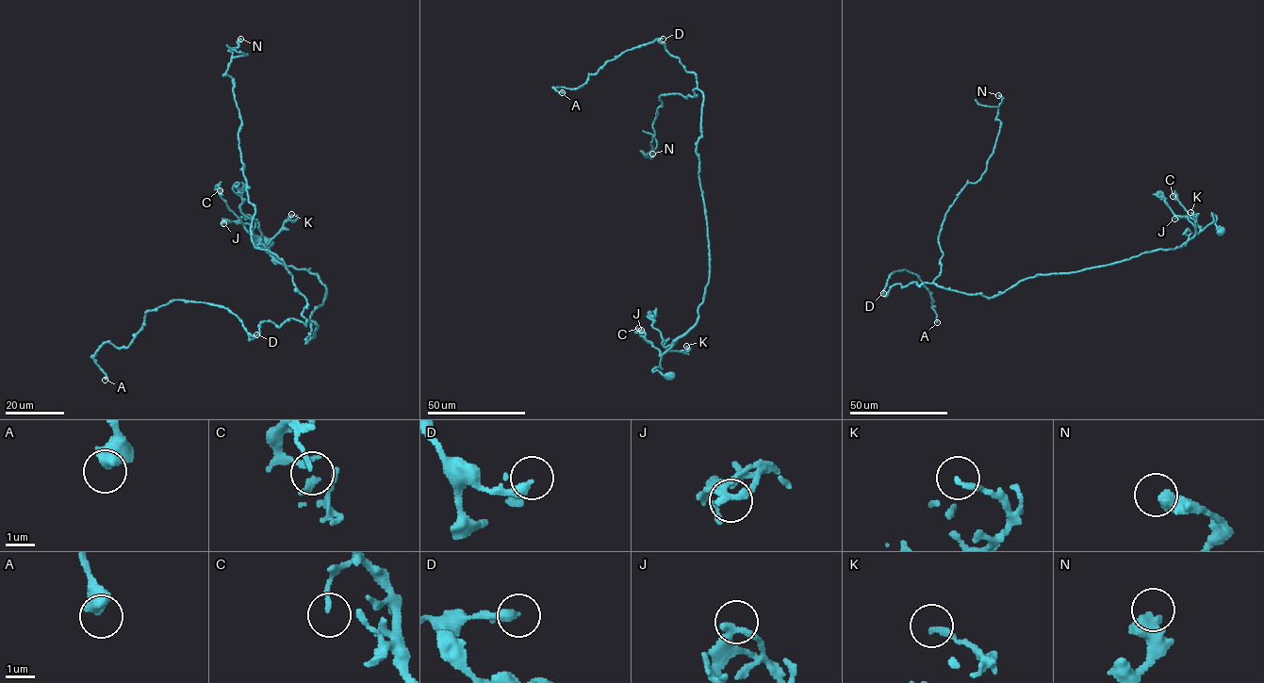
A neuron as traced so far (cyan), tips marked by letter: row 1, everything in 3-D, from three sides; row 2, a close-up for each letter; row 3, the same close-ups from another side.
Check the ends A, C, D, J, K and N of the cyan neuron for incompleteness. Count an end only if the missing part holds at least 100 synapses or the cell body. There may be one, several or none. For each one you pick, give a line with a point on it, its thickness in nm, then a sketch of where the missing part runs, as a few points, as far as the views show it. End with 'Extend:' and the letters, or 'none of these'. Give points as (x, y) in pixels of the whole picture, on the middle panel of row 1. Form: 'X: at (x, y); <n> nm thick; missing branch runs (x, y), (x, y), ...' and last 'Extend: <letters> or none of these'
Extend: none of these

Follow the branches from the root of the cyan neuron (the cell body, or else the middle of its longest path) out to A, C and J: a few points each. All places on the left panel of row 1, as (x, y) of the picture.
A: (264, 241), (243, 217), (326, 286), (312, 337), (172, 300), (98, 349), (105, 380)
C: (264, 241), (246, 229), (245, 215), (254, 222), (253, 239), (251, 227), (228, 207), (220, 190)
J: (264, 241), (242, 223), (249, 215), (254, 222), (254, 240), (248, 224), (223, 223)

